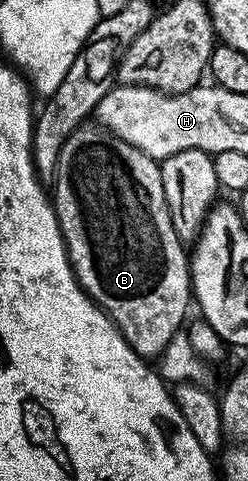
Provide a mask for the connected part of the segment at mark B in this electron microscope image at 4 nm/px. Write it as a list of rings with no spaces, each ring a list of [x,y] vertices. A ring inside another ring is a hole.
[[[85,124],[79,126],[62,146],[55,182],[56,218],[80,289],[87,292],[141,358],[152,360],[152,357],[163,355],[172,337],[181,333],[184,317],[188,314],[188,302],[190,306],[194,295],[190,254],[178,232],[174,232],[157,159],[126,144],[126,140],[99,124]]]

